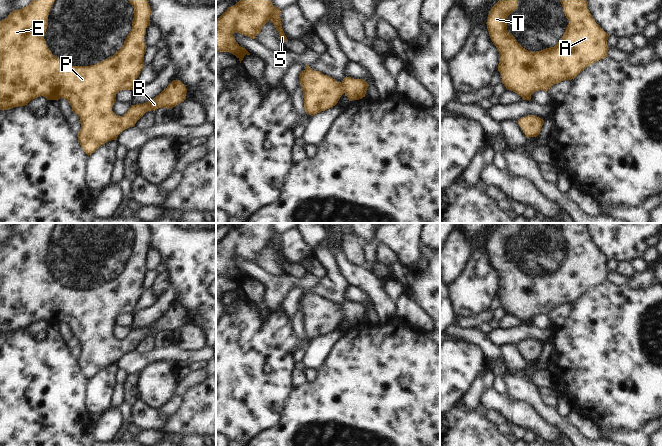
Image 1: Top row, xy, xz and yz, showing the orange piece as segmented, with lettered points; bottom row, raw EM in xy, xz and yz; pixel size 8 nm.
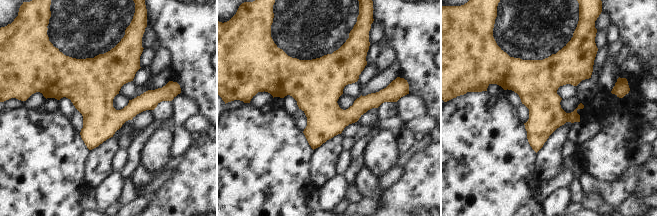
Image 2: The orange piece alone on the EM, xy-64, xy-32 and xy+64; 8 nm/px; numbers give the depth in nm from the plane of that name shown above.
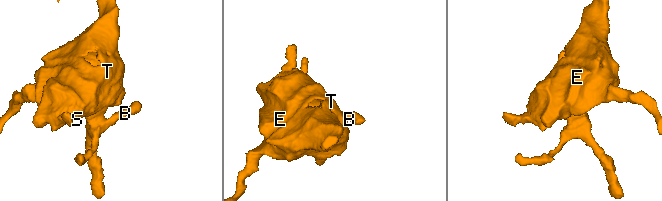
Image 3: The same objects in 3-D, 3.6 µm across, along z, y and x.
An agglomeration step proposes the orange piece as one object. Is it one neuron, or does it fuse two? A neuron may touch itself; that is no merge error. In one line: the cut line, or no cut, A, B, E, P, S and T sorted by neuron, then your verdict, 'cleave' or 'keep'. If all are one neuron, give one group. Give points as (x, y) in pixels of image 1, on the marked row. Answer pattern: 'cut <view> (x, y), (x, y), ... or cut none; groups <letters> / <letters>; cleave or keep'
cut none; groups A B E P S T; keep

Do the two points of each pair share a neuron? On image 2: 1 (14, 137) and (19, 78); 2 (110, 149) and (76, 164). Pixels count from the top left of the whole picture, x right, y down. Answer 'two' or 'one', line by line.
1: two
2: two

